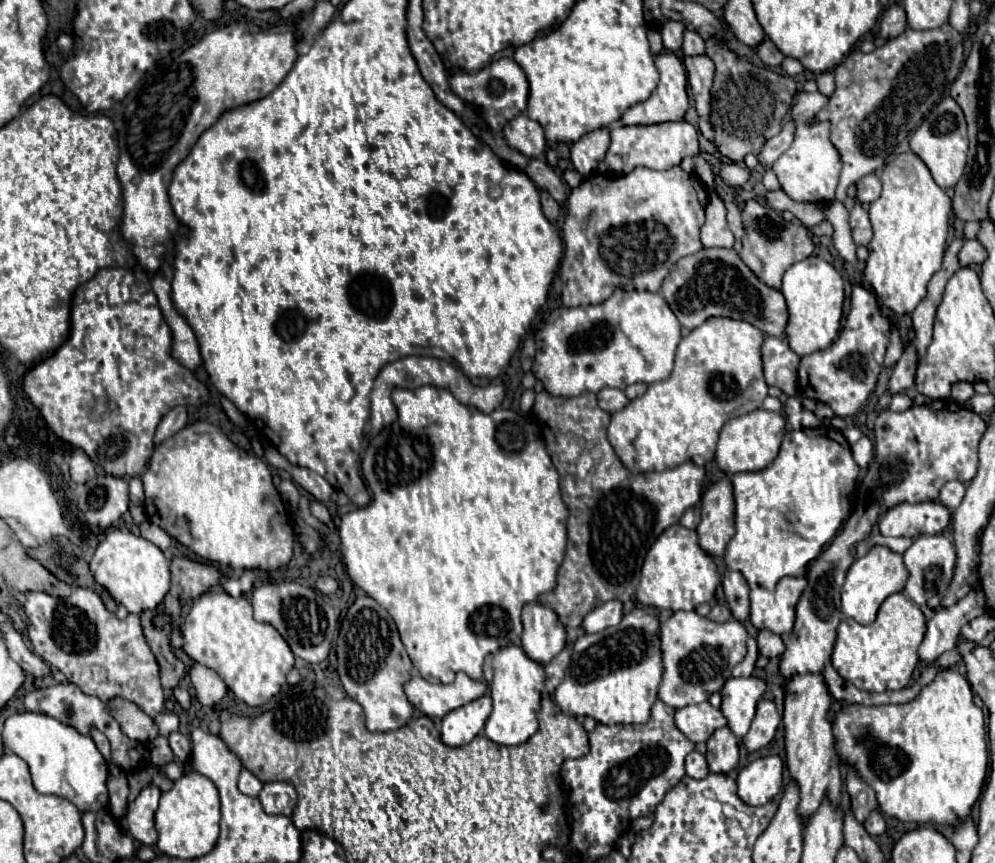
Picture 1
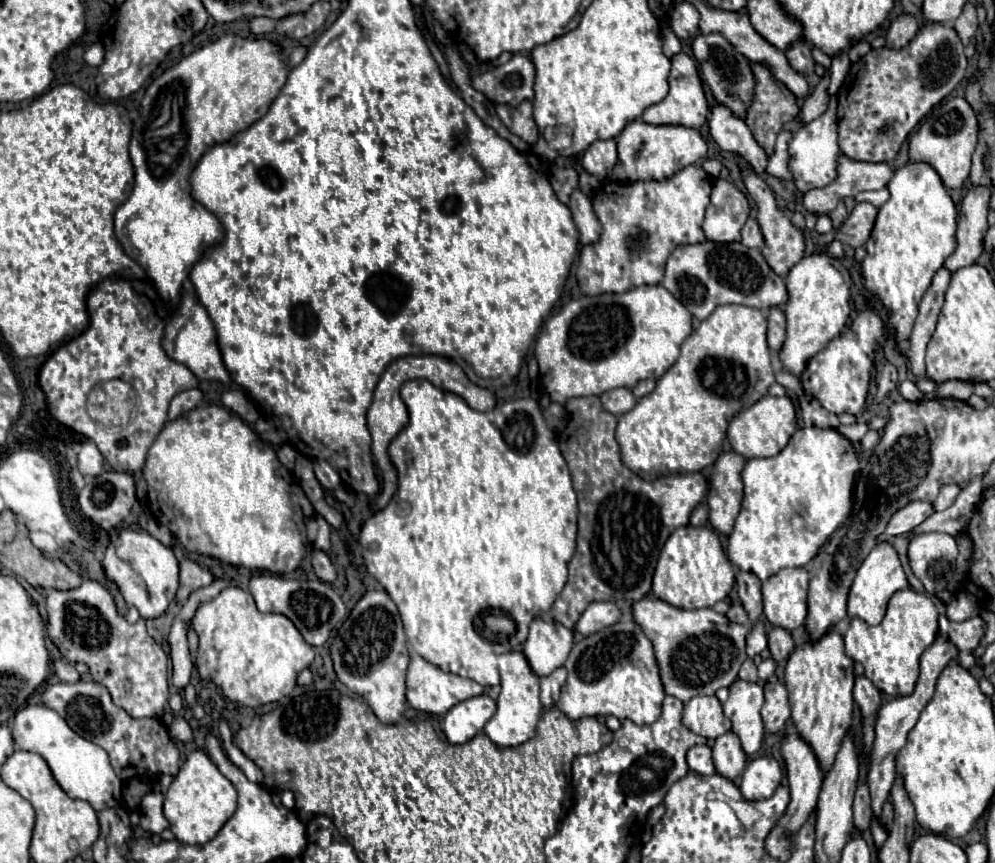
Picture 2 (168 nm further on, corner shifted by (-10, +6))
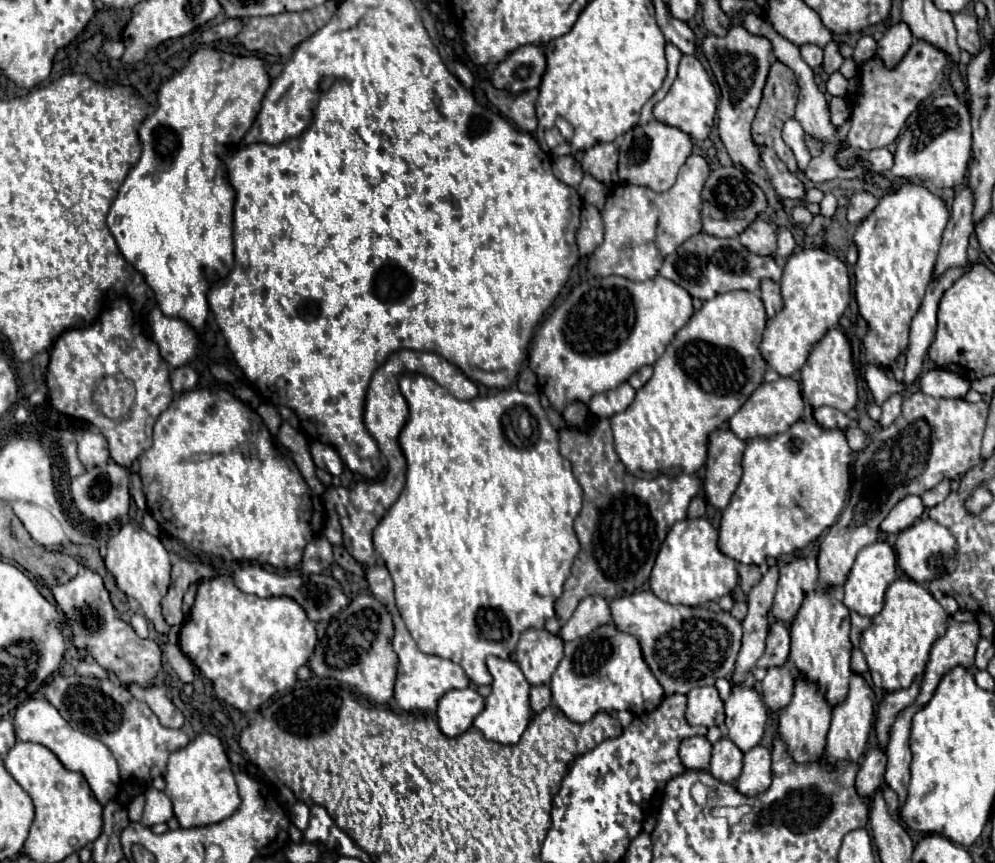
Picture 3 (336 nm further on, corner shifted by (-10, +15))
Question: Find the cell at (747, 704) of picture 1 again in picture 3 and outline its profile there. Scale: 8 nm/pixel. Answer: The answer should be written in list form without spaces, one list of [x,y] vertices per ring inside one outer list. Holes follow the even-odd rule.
[[[742,684],[732,688],[726,700],[726,728],[728,738],[742,750],[748,752],[760,744],[766,724],[766,706],[762,704],[754,688]]]

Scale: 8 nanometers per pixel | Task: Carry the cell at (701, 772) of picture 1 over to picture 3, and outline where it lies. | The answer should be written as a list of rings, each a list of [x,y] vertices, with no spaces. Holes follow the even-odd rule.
[[[704,736],[684,738],[680,744],[680,760],[688,770],[708,770],[712,744]]]

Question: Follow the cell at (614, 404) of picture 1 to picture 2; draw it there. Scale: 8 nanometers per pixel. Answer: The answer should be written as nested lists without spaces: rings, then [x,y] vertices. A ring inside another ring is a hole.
[[[618,387],[618,389],[610,389],[610,391],[602,393],[600,401],[602,401],[602,407],[614,415],[622,415],[636,405],[634,393],[626,387]]]

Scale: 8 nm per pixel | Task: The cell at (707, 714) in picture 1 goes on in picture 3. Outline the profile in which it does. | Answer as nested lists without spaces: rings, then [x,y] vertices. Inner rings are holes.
[[[702,686],[688,692],[686,720],[696,726],[722,726],[724,724],[724,702],[714,686]]]

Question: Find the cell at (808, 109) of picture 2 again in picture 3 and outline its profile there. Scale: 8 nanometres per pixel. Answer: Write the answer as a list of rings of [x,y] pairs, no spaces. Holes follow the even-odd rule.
[[[830,42],[830,44],[826,44],[826,48],[824,48],[824,70],[828,72],[828,74],[832,74],[832,72],[836,72],[840,66],[842,66],[842,62],[844,62],[844,58],[842,58],[842,54],[840,54],[840,50],[838,50],[838,42]]]

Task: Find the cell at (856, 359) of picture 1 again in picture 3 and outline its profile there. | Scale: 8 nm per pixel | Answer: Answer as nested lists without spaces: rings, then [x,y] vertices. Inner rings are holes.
[[[832,328],[812,348],[800,376],[802,376],[802,396],[804,400],[808,400],[812,408],[832,406],[832,408],[838,408],[840,412],[848,412],[856,406],[858,388],[856,388],[856,376],[852,366],[852,348],[850,348],[850,340],[842,334],[840,328]]]

